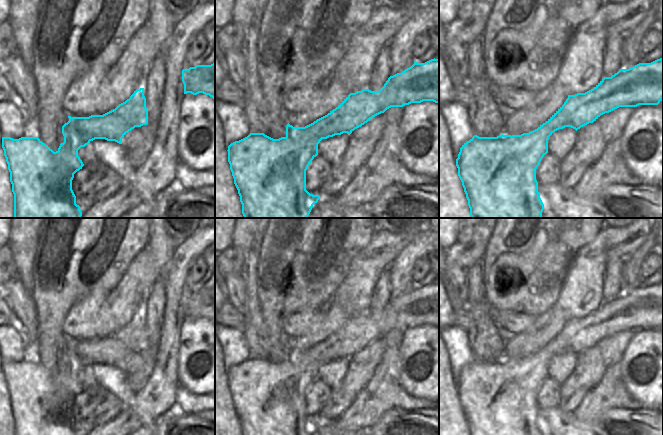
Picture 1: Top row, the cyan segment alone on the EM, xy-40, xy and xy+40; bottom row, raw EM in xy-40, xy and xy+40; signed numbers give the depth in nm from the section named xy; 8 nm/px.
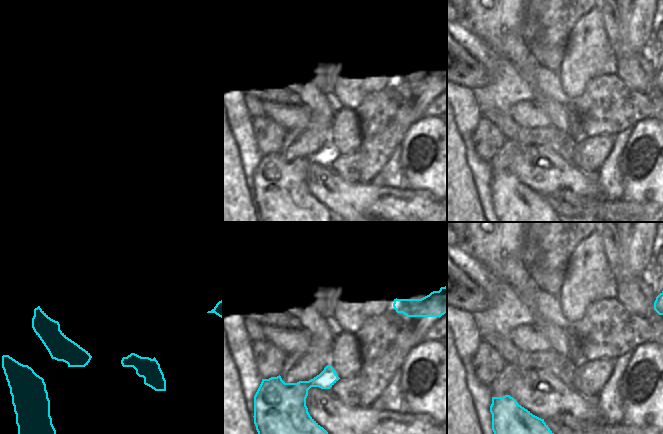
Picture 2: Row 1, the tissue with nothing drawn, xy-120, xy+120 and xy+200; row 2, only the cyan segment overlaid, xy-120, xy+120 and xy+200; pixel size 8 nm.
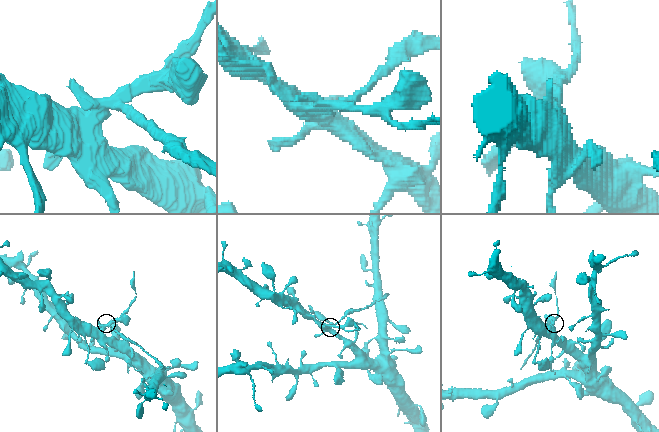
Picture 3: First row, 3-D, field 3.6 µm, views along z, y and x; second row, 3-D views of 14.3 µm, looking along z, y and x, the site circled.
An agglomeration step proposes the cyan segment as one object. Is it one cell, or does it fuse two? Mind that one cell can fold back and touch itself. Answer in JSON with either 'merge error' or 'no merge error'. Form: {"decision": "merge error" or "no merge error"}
{"decision": "merge error"}

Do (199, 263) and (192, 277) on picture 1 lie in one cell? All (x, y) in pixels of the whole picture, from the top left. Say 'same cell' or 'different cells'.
same cell

